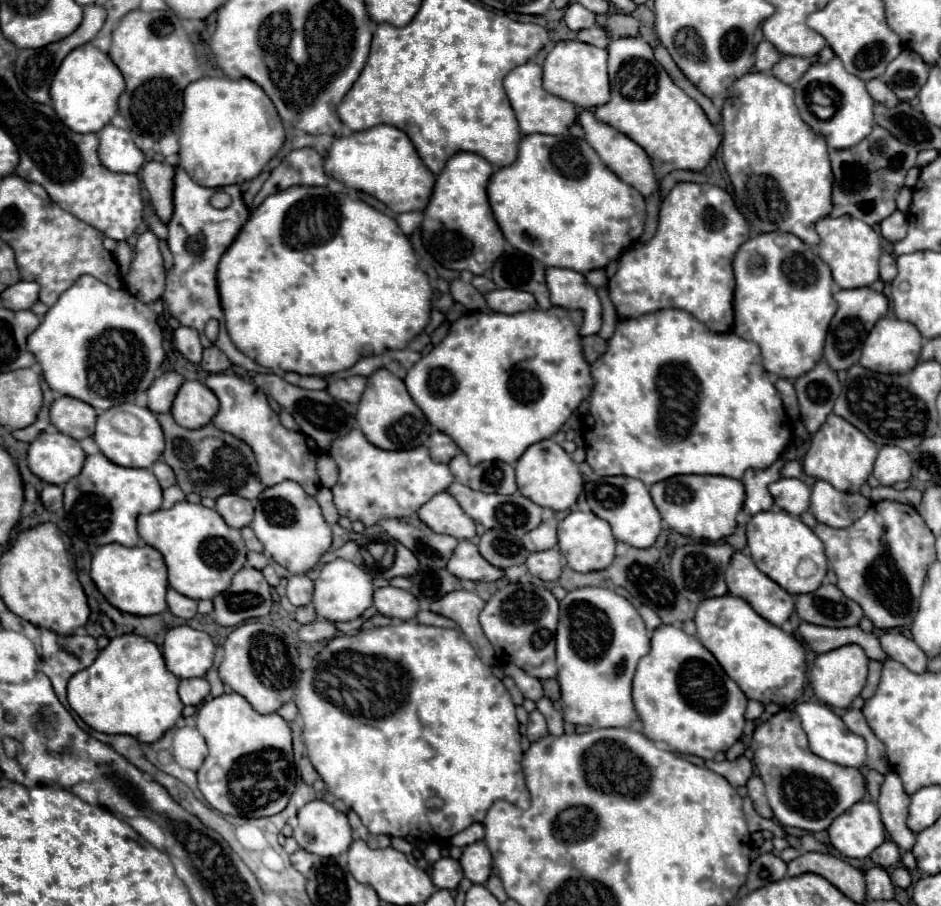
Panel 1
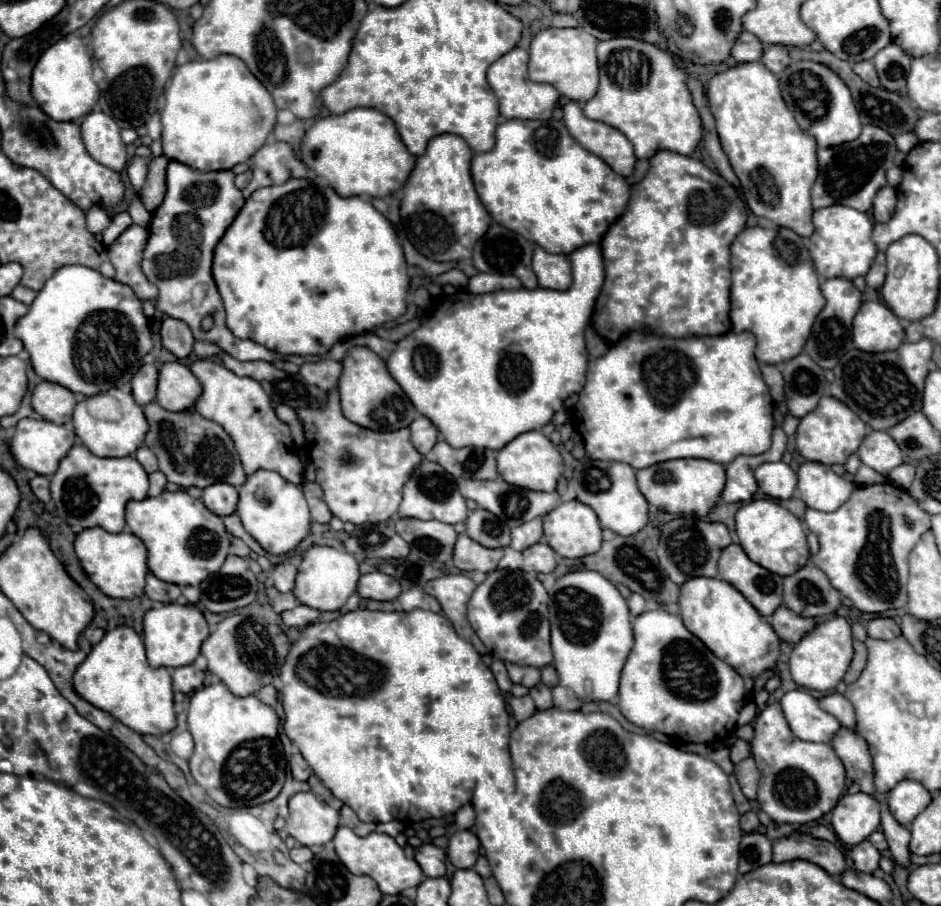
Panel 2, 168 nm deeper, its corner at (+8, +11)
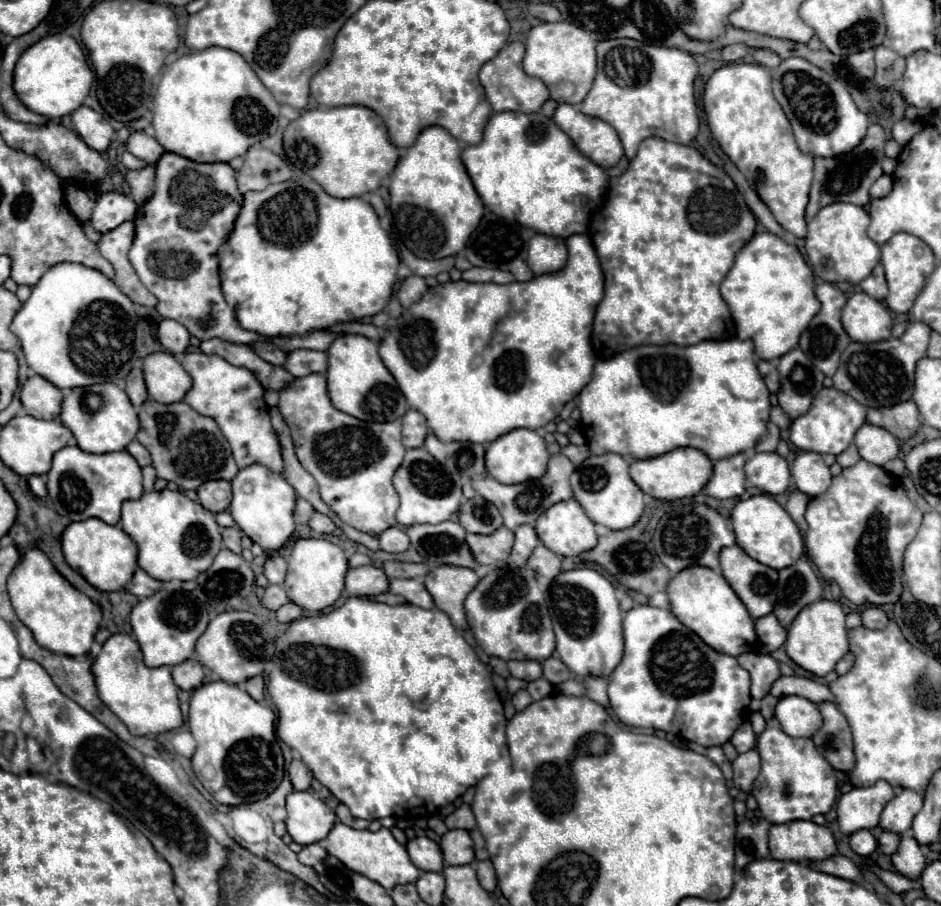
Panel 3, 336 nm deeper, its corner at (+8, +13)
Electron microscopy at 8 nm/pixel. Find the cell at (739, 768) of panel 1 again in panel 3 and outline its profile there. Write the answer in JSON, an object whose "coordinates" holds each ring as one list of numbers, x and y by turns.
{"coordinates":[[746,720,746,722,734,732,734,736,732,736,730,742,736,746,738,752,748,752,748,750,752,750,752,748,756,746,756,734,754,734,754,730,752,730,752,724]]}

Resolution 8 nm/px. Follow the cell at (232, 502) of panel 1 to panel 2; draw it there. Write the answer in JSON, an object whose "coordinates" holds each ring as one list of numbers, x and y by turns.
{"coordinates":[[216,482,208,488,204,488,204,496,202,496,204,504,208,506,208,510,212,510,218,516,228,516,236,512,238,506,238,490,232,484,226,482]]}

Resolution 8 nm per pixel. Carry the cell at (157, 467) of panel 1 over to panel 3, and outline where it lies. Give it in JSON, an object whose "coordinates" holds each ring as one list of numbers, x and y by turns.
{"coordinates":[[132,440,132,444,128,444,126,450,136,458,136,462,138,462,140,466,152,464,152,460,150,460,150,456,148,456,148,450,146,450,138,440]]}

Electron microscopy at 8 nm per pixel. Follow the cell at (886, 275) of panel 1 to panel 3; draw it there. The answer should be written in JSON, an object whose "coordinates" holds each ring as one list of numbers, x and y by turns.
{"coordinates":[[880,264,872,270,872,274,870,274,868,278,864,278,864,280,860,282,860,288,862,288,868,296,872,296,872,298,876,298,876,300,884,300,884,298,886,298,888,288,886,288,884,270,882,270]]}

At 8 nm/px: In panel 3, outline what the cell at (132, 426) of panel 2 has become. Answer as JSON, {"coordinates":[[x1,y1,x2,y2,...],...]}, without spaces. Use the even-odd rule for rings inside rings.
{"coordinates":[[94,384,94,386,86,388,72,388,70,394,62,400,60,420,66,428,72,430,72,434,78,442,78,448,82,448,84,452,92,452,92,454,124,450,136,438,136,432,138,432,136,410,130,404,126,392,122,388,118,388,116,384],[92,394,102,398,102,404,96,410,88,406,88,398]]}

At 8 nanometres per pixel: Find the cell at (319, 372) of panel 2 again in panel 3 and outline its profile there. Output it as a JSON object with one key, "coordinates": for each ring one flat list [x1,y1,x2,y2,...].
{"coordinates":[[296,350,286,356,284,368,288,368,292,376,308,376,314,372,324,374,328,368,328,356,318,350]]}

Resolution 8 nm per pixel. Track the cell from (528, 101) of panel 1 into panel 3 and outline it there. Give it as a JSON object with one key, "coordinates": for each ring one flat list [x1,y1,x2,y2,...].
{"coordinates":[[508,42,496,58,486,62,480,68,480,84,486,92,486,98,492,106,494,112,504,112,504,110,514,110,514,112,538,112,540,106,548,100,548,88,542,80,536,80,528,76,522,70,522,58,524,58,524,44,522,42]]}

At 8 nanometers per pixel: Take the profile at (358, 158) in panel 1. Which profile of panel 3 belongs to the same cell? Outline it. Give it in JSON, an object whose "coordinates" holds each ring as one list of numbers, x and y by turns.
{"coordinates":[[338,106,338,108,314,108,304,110,296,120,292,120,284,130,284,152,286,158,314,178,330,196,336,198,354,198,366,192,378,190,382,178,392,172,400,156,398,148,388,140,386,126,382,118,364,106]]}

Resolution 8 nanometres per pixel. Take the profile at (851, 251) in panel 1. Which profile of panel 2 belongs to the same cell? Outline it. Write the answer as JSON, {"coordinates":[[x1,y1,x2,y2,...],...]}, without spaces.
{"coordinates":[[834,204,828,208,814,210,812,220,814,234,810,236,810,256,820,276,854,280,856,276,864,276,870,270,878,250,872,242,874,222,864,212,858,212,842,204]]}

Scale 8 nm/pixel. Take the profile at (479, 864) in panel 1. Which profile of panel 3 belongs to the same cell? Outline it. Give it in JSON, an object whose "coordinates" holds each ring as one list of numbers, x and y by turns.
{"coordinates":[[448,830,440,838,440,848,446,864,470,864,474,860,472,838,466,830]]}

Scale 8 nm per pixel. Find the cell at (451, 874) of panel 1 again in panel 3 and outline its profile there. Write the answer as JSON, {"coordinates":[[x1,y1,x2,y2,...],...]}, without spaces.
{"coordinates":[[422,836,422,838,412,838,406,844,406,850,410,854,410,860,420,868,420,870,430,870,430,872,442,872,442,852,440,846]]}

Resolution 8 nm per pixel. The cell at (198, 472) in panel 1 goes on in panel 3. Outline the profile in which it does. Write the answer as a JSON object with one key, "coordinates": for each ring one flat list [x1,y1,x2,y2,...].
{"coordinates":[[148,398,138,410,138,420,140,432,136,440,148,448,158,478,174,482,182,490,196,490,208,480,232,480,236,476,238,466,218,424,208,416,200,416,198,428,198,412,192,410,186,402,160,404]]}

